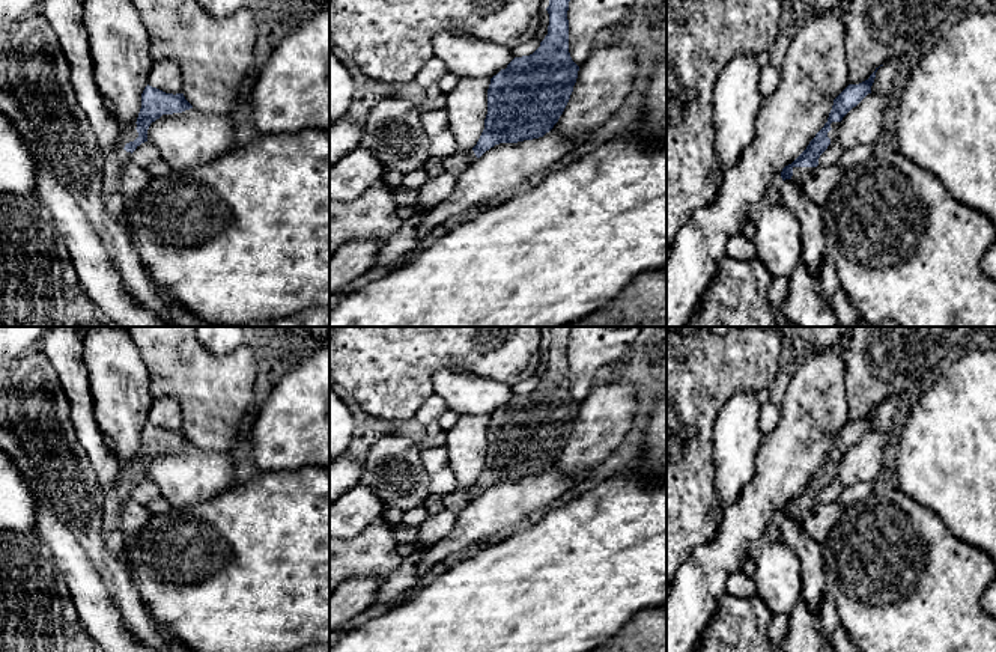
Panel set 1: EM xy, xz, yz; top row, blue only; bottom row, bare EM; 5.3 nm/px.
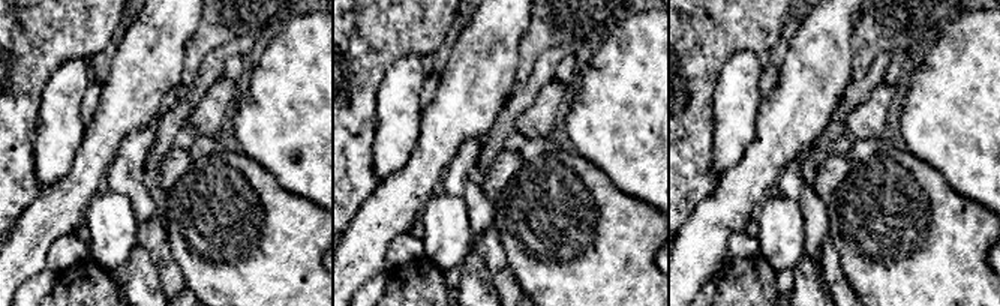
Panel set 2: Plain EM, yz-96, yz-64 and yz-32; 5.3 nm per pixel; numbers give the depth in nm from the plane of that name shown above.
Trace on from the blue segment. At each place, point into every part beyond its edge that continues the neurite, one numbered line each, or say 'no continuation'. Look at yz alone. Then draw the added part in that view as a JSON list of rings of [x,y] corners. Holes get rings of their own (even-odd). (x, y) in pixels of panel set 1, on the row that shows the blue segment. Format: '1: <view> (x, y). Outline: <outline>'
1: yz (799, 173). Outline: [[[793,167],[793,182],[803,182],[811,173],[814,172],[814,167]]]

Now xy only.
1: xy (115, 160). Outline: [[[137,123],[131,126],[119,125],[117,145],[110,152],[102,152],[104,170],[102,170],[102,202],[108,214],[120,221],[123,212],[123,197],[120,193],[120,176],[123,167],[131,161],[131,152],[123,148],[126,143],[134,142],[138,137]]]

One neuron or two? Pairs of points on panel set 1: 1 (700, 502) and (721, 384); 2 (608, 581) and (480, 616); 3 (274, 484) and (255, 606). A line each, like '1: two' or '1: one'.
1: one
2: one
3: one

